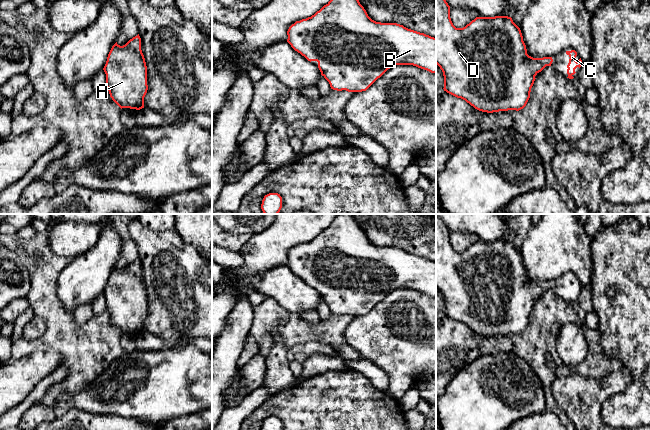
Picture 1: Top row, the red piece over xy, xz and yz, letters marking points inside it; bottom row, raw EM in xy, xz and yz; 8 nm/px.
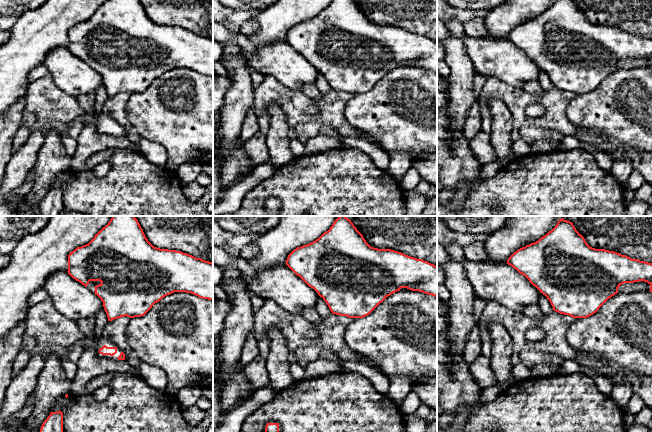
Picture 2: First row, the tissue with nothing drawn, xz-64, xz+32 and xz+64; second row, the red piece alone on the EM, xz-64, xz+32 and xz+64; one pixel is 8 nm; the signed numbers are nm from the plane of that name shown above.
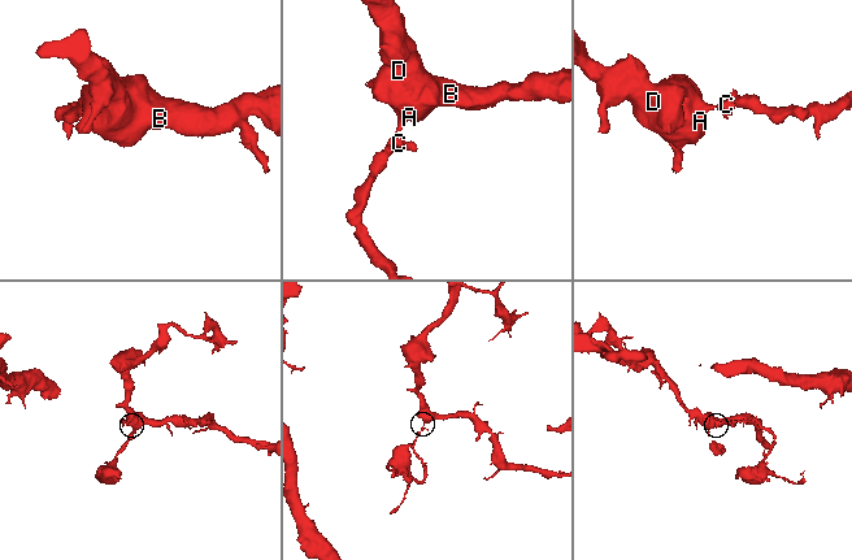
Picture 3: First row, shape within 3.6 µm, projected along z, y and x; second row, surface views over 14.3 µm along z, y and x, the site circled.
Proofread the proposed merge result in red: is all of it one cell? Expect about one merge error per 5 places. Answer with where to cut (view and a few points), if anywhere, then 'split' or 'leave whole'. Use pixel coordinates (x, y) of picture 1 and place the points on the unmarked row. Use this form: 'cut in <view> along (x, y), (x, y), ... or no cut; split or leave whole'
no cut; leave whole

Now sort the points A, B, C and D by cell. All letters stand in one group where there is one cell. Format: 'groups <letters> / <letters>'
groups A B C D

